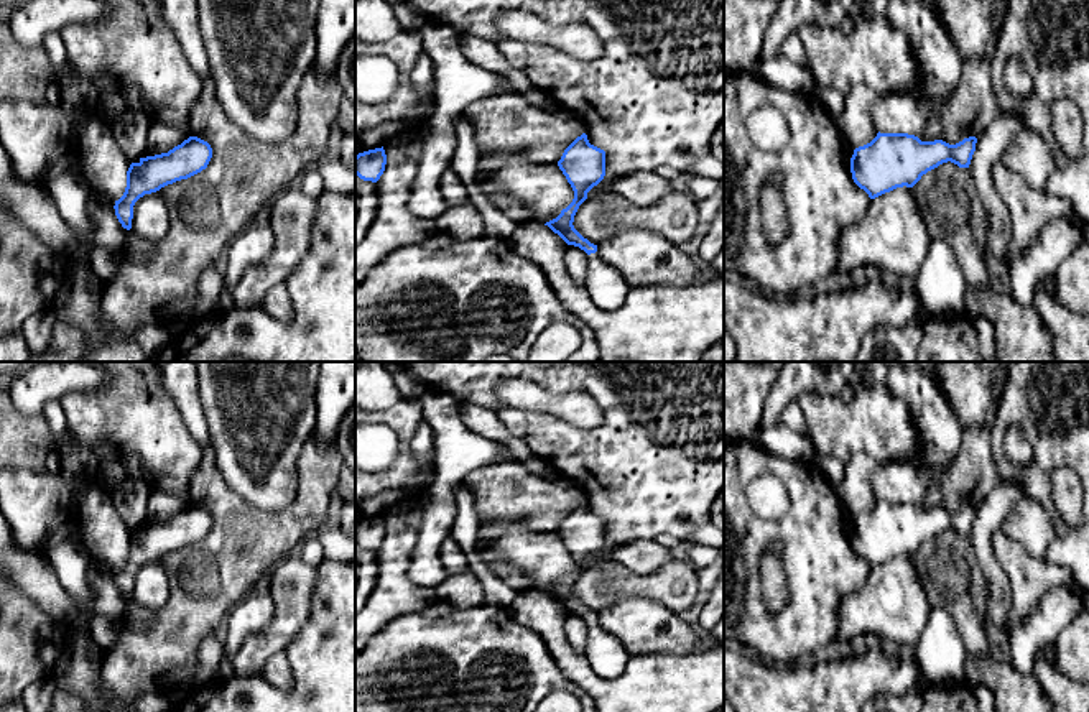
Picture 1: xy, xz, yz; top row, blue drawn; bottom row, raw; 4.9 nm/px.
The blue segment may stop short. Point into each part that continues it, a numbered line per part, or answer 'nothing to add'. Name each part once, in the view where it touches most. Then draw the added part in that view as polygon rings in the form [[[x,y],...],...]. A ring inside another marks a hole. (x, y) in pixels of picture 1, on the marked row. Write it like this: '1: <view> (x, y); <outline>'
1: xz (606, 286); [[[597,253],[589,255],[589,271],[584,283],[591,299],[604,311],[617,311],[623,306],[630,291],[622,275],[605,265]]]

